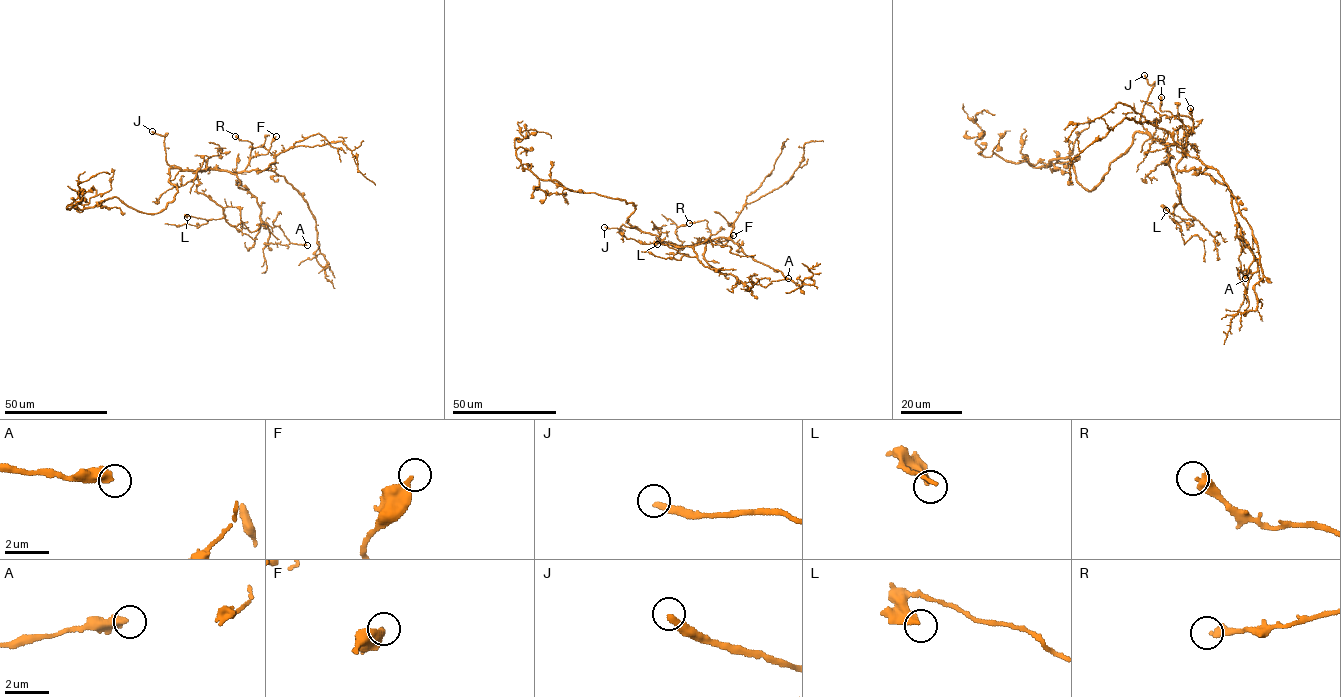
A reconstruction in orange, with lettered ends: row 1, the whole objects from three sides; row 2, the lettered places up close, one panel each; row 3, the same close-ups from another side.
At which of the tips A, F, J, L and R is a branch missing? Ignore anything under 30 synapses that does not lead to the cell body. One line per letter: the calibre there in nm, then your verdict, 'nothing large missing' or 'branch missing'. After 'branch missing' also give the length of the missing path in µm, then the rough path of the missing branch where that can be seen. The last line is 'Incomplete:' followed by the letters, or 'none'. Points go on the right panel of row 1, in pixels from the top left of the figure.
A: 440 nm thick; nothing large missing
F: 300 nm thick; nothing large missing
J: 320 nm thick; branch missing; about 20 µm are missing; missing branch runs (1144, 75), (1143, 58), (1149, 30), (1145, 22)
L: 320 nm thick; nothing large missing
R: 360 nm thick; nothing large missing
Incomplete: J

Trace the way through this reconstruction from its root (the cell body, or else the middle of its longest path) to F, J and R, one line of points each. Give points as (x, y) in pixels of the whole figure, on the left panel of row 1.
F: (172, 168), (242, 172), (252, 157), (267, 153), (276, 136)
J: (172, 168), (174, 166), (166, 160), (164, 140), (167, 134), (163, 136), (152, 131)
R: (172, 168), (242, 172), (250, 158), (253, 143), (235, 136)

